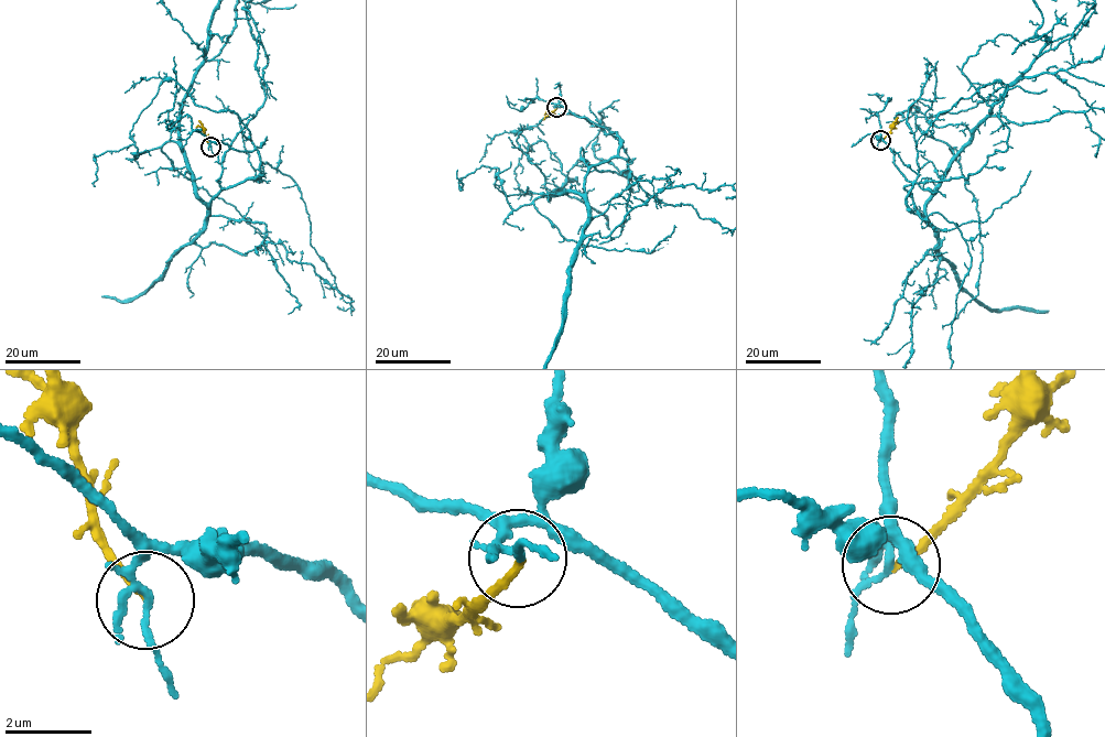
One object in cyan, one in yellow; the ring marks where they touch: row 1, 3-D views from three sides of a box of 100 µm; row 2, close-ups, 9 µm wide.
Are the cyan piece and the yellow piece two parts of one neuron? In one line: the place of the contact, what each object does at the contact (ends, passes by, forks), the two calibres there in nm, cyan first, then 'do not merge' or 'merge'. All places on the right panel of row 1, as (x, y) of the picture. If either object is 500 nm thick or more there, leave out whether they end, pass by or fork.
(880, 140) | cyan forks | yellow ends | 140/160 nm | do not merge

